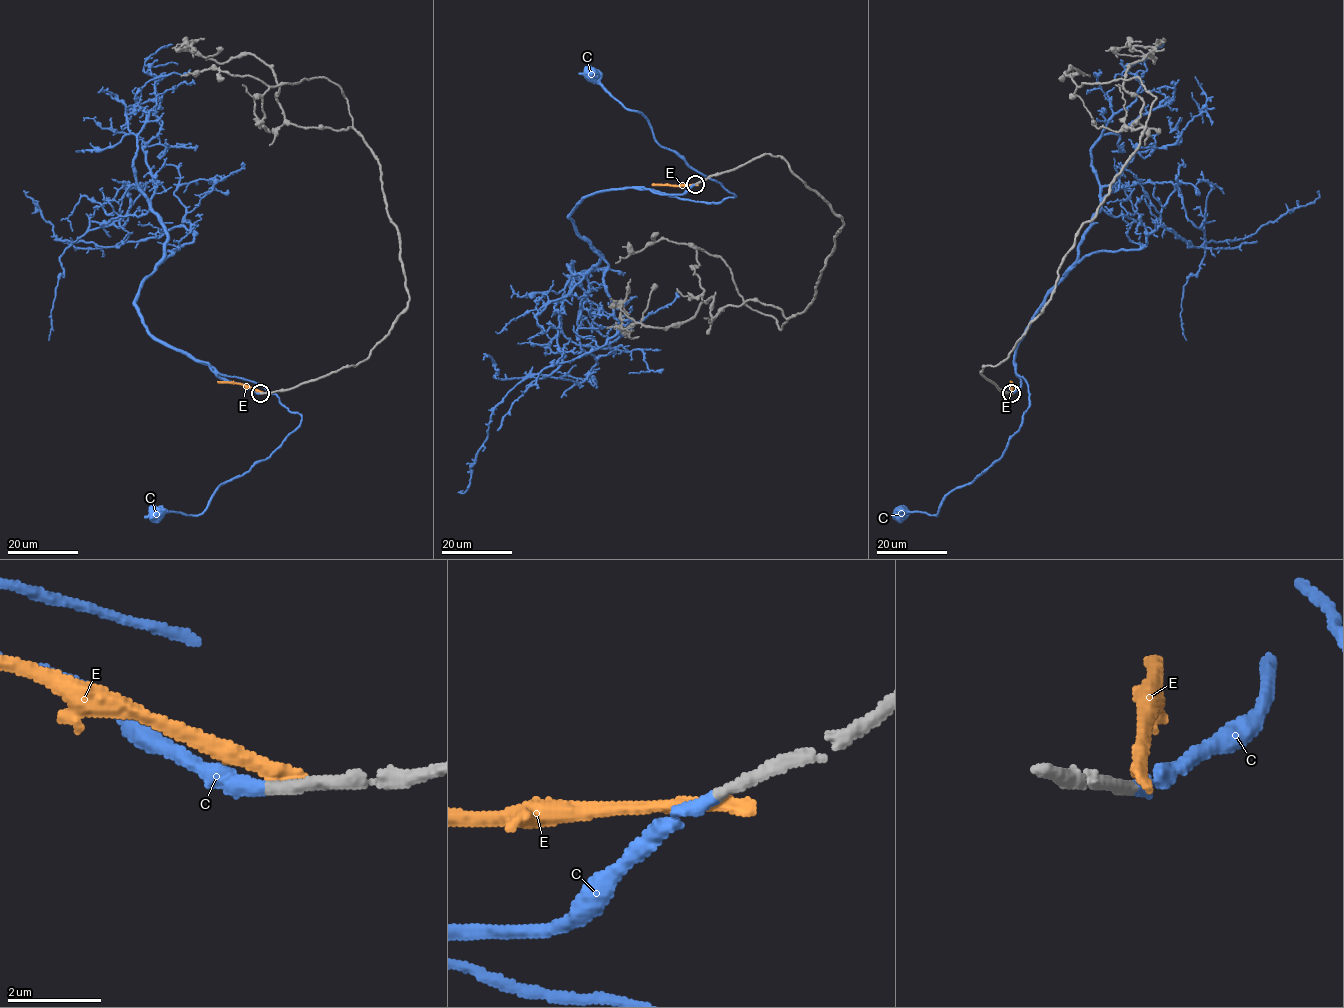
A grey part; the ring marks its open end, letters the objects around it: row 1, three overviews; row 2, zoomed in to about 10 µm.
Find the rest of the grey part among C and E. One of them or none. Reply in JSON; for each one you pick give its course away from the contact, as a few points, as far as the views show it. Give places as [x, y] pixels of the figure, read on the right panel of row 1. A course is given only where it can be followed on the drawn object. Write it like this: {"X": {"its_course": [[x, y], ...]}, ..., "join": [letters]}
{"C": {"its_course": [[1011, 393], [1020, 386], [1016, 372], [1028, 384], [1029, 407], [1004, 453], [949, 493], [935, 515], [899, 513]]}, "join": ["C"]}

